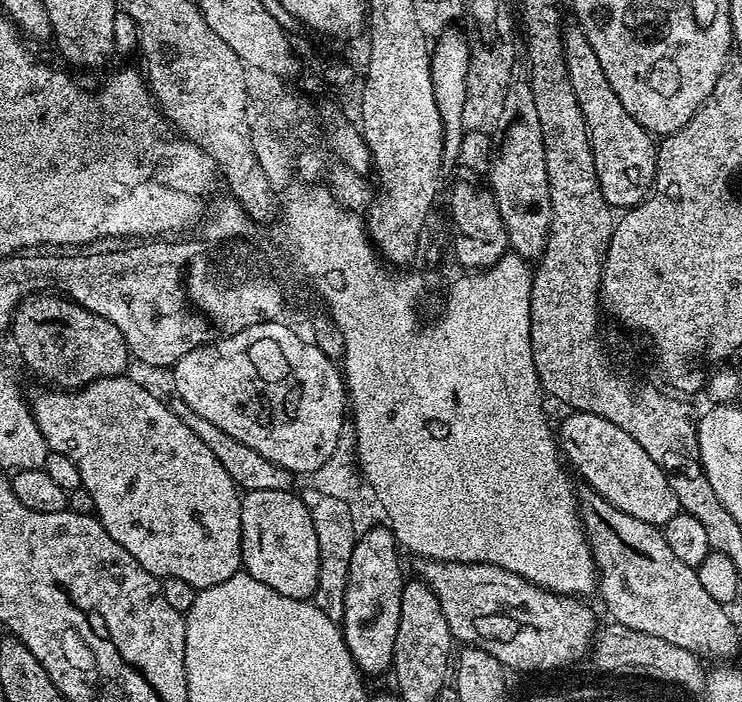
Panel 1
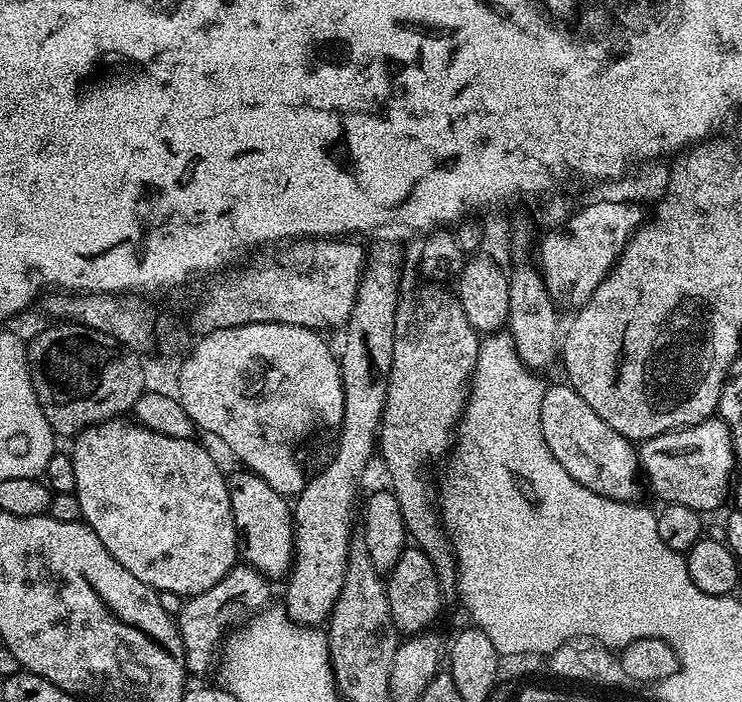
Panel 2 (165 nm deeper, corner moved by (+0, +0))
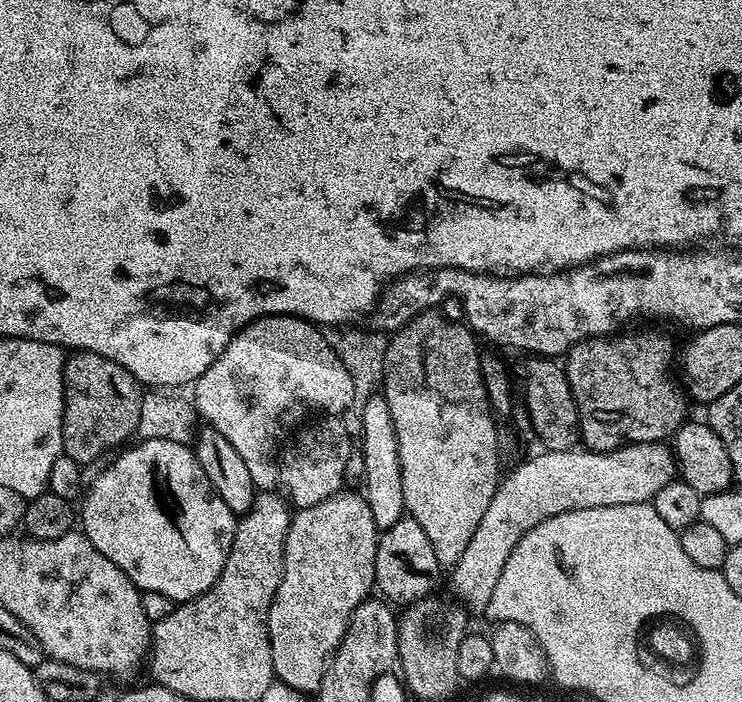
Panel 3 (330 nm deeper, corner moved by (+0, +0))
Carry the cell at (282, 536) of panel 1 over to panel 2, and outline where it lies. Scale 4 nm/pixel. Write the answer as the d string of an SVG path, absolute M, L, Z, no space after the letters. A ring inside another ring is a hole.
M236 470L231 475L227 477L228 493L232 503L236 531L242 541L243 563L257 568L272 582L276 582L279 576L280 579L287 577L288 573L292 571L292 551L294 550L293 505L285 496L278 494L278 490L274 490L274 486L270 486L255 472Z

